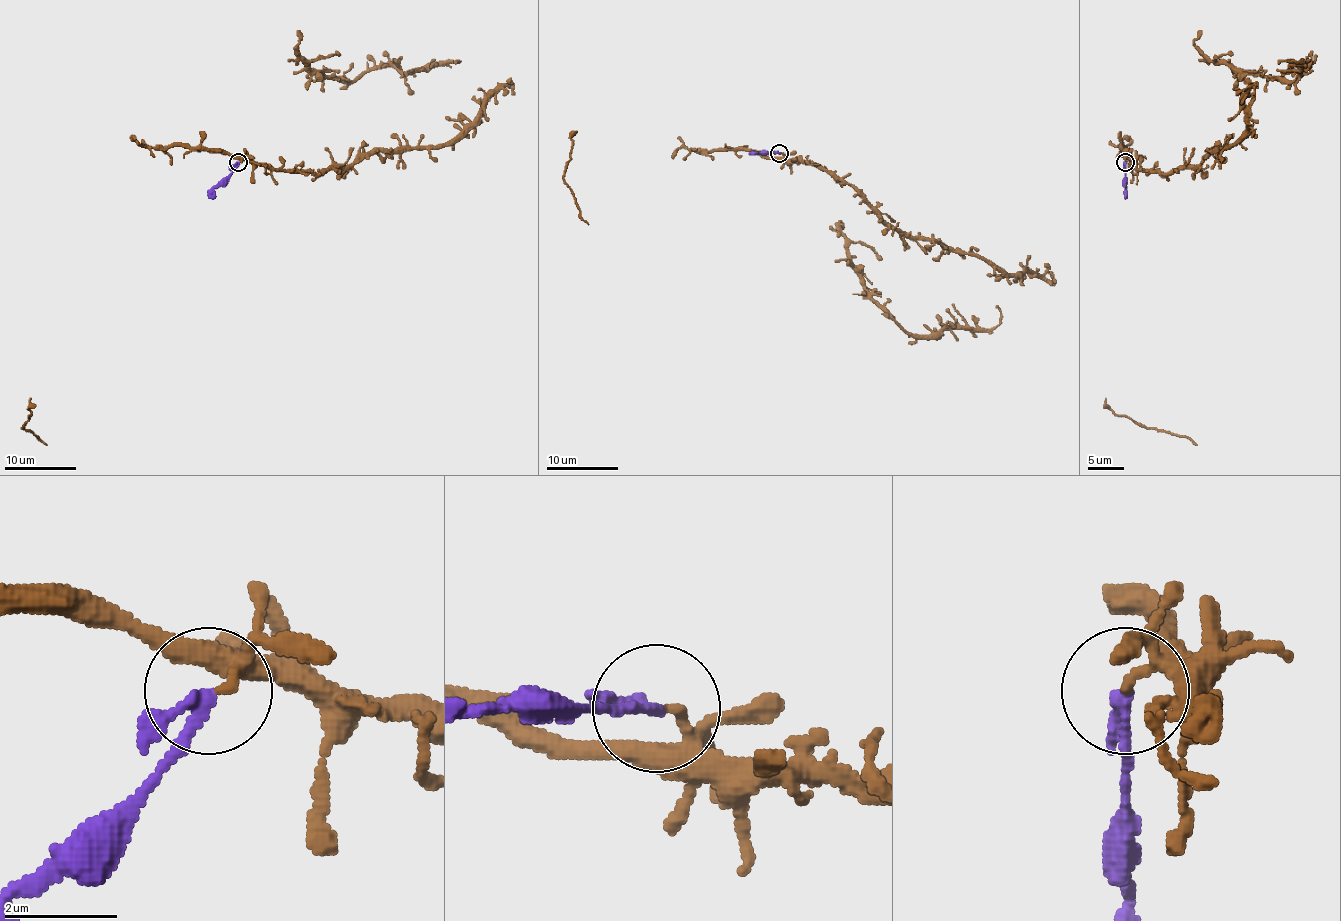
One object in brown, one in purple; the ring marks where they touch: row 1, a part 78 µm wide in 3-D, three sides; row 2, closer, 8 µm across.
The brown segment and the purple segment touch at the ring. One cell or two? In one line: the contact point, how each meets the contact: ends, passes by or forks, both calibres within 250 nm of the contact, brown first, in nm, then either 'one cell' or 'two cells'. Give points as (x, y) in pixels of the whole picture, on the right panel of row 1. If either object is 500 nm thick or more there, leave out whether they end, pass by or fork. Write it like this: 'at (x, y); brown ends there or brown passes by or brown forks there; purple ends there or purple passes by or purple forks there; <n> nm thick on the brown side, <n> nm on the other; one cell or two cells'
at (1125, 162); brown passes by; purple passes by; 120 nm thick on the brown side, 160 nm on the other; two cells

